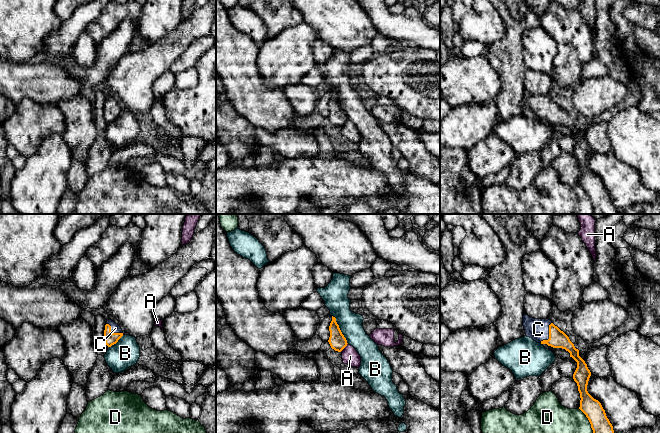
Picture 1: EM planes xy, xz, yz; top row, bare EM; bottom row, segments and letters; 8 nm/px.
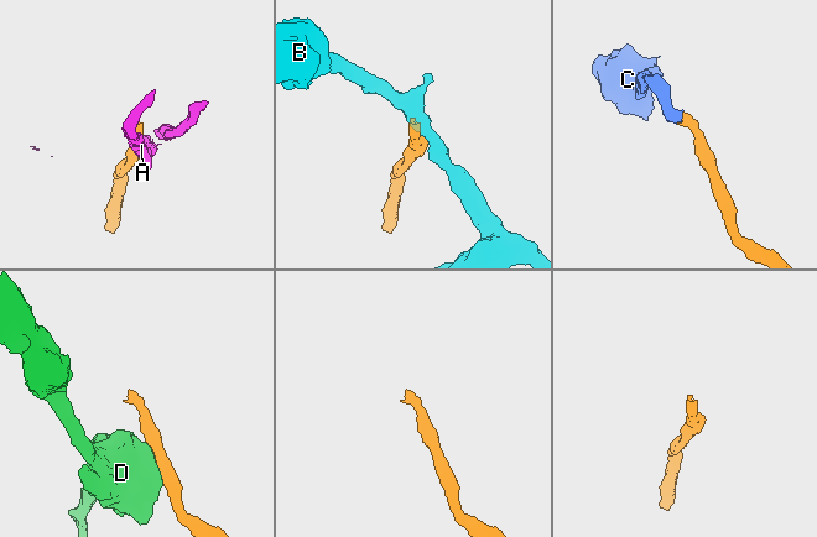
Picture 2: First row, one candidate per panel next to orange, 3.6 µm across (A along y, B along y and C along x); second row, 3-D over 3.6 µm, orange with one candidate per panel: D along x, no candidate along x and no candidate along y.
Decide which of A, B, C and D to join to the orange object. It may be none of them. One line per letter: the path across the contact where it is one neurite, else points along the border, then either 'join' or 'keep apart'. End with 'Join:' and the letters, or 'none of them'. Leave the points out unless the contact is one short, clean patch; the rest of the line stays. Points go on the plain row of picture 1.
A: along xz (347, 119), (340, 127) | keep apart
B: along xz (332, 91), (348, 119) | keep apart
C: join
D: keep apart
Join: C

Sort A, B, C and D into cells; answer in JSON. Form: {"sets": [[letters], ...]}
{"sets": [["A"], ["B"], ["C"], ["D"]]}

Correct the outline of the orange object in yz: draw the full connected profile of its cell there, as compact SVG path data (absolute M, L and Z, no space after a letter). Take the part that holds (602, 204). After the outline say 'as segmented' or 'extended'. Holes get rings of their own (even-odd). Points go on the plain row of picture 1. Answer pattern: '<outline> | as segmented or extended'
M525 89L523 92L523 102L526 112L532 114L537 119L547 120L553 124L562 124L570 129L570 133L577 138L573 155L577 159L580 169L579 185L588 194L594 214L618 214L601 179L594 175L587 167L591 148L585 137L579 132L579 126L575 124L569 113L555 102L551 96L534 95Z | extended

